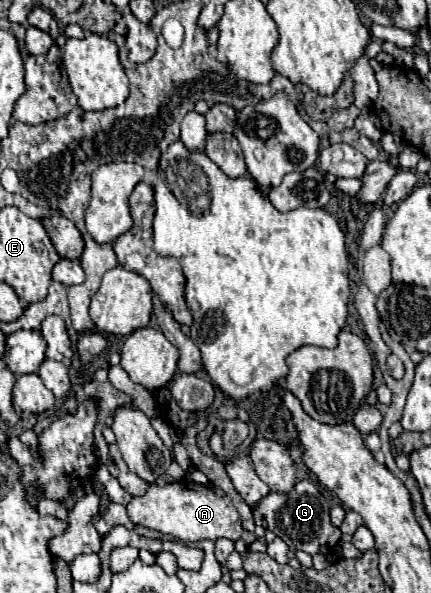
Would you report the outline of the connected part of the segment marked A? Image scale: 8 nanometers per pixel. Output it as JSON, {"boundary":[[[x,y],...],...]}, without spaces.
{"boundary":[[[178,480],[170,484],[150,484],[144,496],[132,498],[126,506],[128,516],[136,526],[152,528],[174,536],[184,542],[198,542],[198,540],[218,540],[228,538],[236,542],[242,534],[242,520],[228,496],[218,496],[212,488],[196,484],[192,480]]]}

